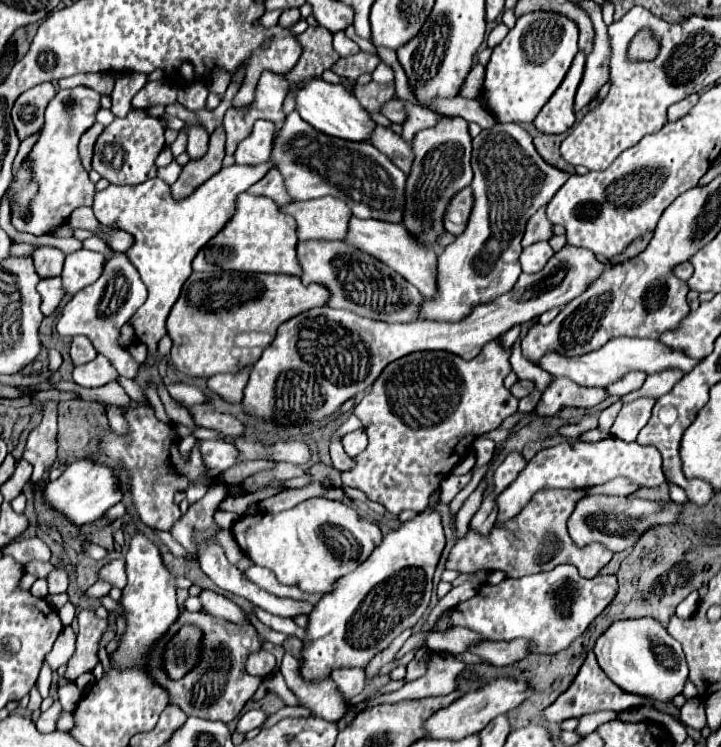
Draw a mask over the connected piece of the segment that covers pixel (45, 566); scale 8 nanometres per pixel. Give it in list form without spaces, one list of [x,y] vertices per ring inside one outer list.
[[[30,561],[26,565],[26,571],[40,577],[40,579],[46,579],[50,575],[50,571],[54,569],[54,565],[50,561]]]

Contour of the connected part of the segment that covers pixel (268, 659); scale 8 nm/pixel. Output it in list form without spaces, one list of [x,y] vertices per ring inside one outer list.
[[[258,651],[258,653],[250,655],[246,661],[246,671],[250,675],[260,675],[260,677],[270,675],[272,673],[272,655],[266,651]]]

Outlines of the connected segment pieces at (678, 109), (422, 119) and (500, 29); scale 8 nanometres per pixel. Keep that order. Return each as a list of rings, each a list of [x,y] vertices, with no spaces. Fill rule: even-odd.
[[[690,95],[690,97],[686,97],[684,101],[674,103],[674,105],[668,109],[668,121],[676,121],[676,119],[684,117],[696,103],[698,103],[698,95]]]
[[[402,101],[404,103],[404,111],[406,111],[406,121],[402,123],[402,137],[404,139],[412,139],[416,131],[434,125],[436,115],[432,115],[430,111],[422,111],[418,105],[410,103],[410,101]]]
[[[498,23],[494,29],[492,29],[492,33],[490,33],[490,37],[488,37],[488,47],[494,47],[494,45],[498,45],[504,37],[506,37],[506,33],[508,33],[510,29],[504,25],[504,23]]]

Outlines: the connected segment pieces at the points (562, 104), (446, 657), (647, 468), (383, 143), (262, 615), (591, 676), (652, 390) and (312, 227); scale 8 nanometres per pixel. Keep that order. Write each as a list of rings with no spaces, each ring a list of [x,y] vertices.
[[[578,53],[572,61],[572,67],[568,75],[564,77],[562,85],[556,89],[554,97],[544,105],[542,113],[534,119],[534,127],[546,135],[556,135],[556,133],[566,133],[574,125],[574,95],[584,71],[584,53]]]
[[[434,653],[431,654],[430,665],[426,675],[406,683],[396,693],[386,693],[372,700],[367,700],[353,705],[346,715],[337,722],[339,731],[345,729],[362,710],[370,709],[382,703],[396,703],[400,699],[420,699],[420,697],[436,697],[436,695],[448,695],[456,689],[456,675],[466,667],[464,663],[456,661],[450,653],[438,653],[434,661]]]
[[[606,437],[600,441],[564,441],[556,447],[542,449],[534,455],[532,461],[518,473],[516,481],[512,481],[500,495],[496,497],[498,505],[498,519],[496,523],[502,525],[504,521],[512,519],[520,513],[520,509],[534,497],[536,491],[542,489],[584,489],[592,485],[604,485],[610,479],[624,477],[640,487],[658,487],[664,483],[662,473],[662,457],[658,449],[652,445],[640,445],[636,441],[626,443],[618,437]]]
[[[374,125],[374,133],[370,135],[370,143],[374,147],[378,147],[384,155],[388,155],[392,159],[392,163],[396,167],[400,167],[406,175],[410,173],[410,165],[412,165],[410,145],[400,135],[396,135],[392,129],[388,129],[384,125]]]
[[[256,607],[254,611],[256,611],[258,619],[260,619],[264,625],[272,627],[274,631],[280,631],[280,633],[286,633],[286,635],[296,635],[298,639],[304,639],[304,629],[298,627],[292,619],[288,619],[288,617],[278,617],[278,615],[272,615],[272,613],[266,613],[264,609],[258,609],[258,607]]]
[[[590,651],[586,655],[586,661],[582,663],[578,675],[574,677],[574,681],[570,683],[570,687],[560,693],[560,697],[542,711],[542,717],[546,723],[560,723],[564,719],[570,717],[582,717],[586,713],[594,713],[594,711],[602,711],[602,709],[612,709],[612,711],[626,711],[630,707],[638,707],[638,705],[646,705],[650,703],[650,697],[634,697],[634,693],[622,693],[598,667],[594,651]]]
[[[666,369],[666,371],[662,371],[662,373],[648,375],[646,381],[644,381],[644,385],[642,385],[638,391],[628,393],[626,397],[622,397],[622,403],[632,403],[632,401],[636,401],[636,399],[640,399],[640,397],[658,399],[658,397],[662,397],[666,391],[670,391],[682,377],[684,377],[684,373],[678,371],[678,369]]]
[[[334,197],[290,201],[282,205],[280,211],[294,217],[296,233],[300,241],[308,241],[308,239],[342,241],[350,219],[348,205]]]

